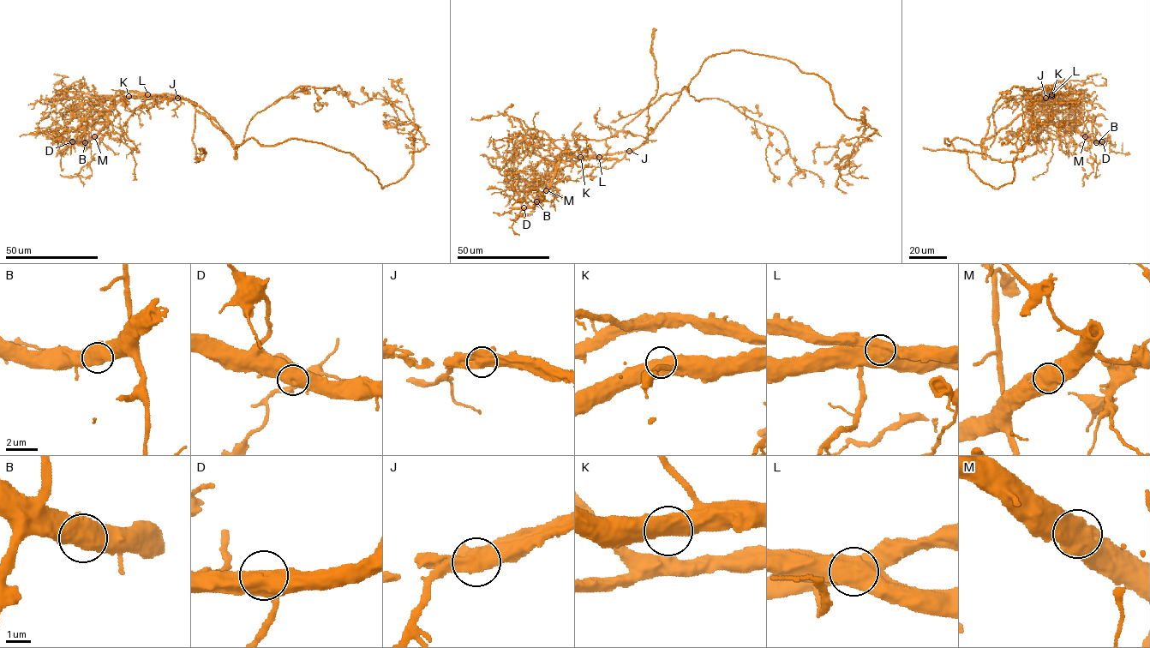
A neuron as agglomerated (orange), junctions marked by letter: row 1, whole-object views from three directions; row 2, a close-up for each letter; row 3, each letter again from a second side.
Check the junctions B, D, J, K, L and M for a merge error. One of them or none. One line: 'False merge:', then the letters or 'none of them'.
False merge: L

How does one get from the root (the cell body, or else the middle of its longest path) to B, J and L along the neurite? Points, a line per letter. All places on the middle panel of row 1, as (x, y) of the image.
B: (697, 73), (688, 91), (685, 86), (677, 93), (662, 94), (613, 136), (568, 140), (551, 184), (536, 201)
J: (697, 73), (689, 84), (688, 91), (685, 87), (681, 91), (679, 98), (647, 136), (647, 141), (629, 151)
L: (697, 73), (688, 91), (685, 86), (677, 93), (662, 94), (613, 136), (567, 141), (578, 158), (599, 157)

